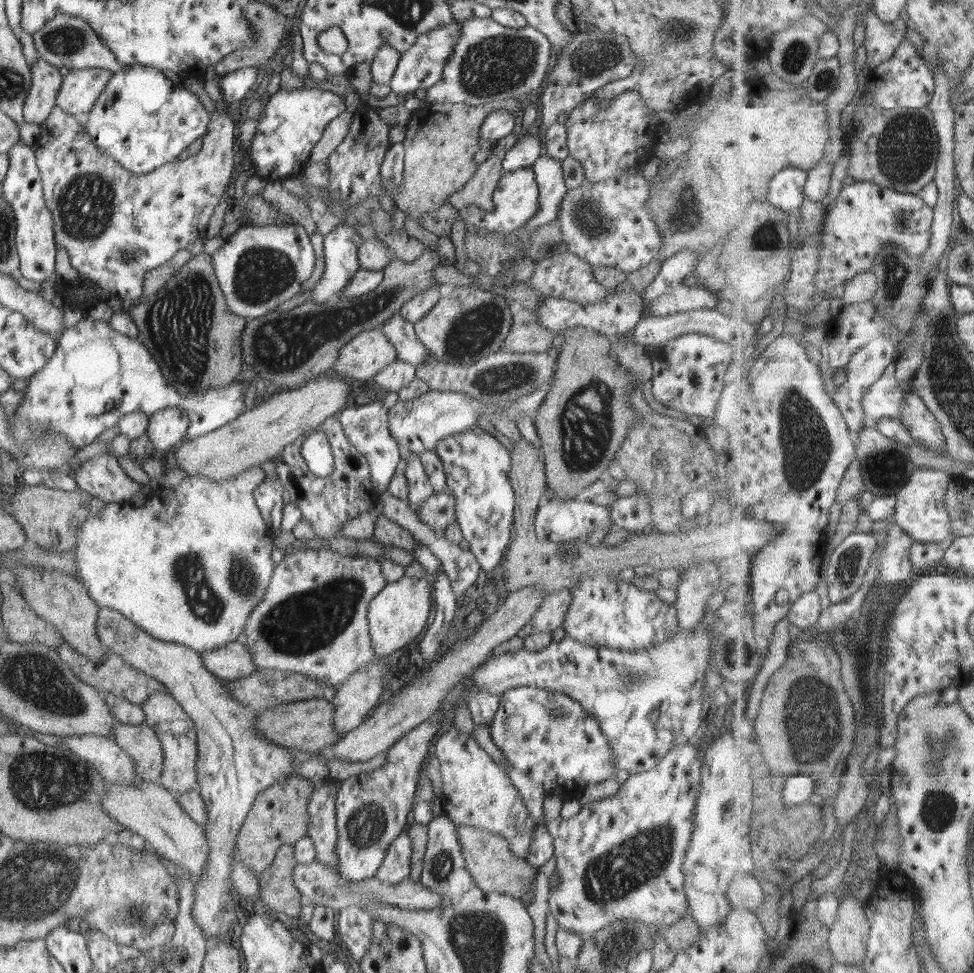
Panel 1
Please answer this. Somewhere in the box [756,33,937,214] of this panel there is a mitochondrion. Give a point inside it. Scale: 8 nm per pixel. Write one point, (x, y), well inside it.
(793, 59)

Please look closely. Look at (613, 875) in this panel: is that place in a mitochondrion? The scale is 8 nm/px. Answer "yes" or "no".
yes

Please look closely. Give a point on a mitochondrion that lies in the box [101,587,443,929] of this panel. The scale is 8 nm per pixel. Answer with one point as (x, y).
(366, 825)

